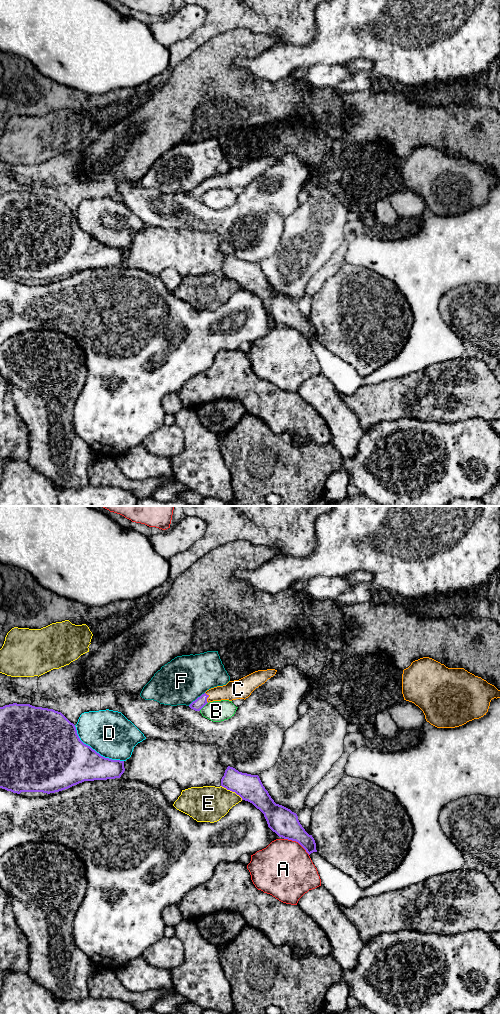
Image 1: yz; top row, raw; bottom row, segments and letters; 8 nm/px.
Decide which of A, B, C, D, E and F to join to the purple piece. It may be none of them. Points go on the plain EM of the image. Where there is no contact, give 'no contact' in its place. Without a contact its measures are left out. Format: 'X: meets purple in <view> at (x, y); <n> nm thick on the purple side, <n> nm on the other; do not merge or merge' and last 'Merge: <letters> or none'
A: meets purple in yz at (297, 329); 220 nm thick on the purple side, 460 nm on the other; do not merge
B: meets purple in yz at (203, 194); 90 nm thick on the purple side, 170 nm on the other; do not merge
C: meets purple in yz at (208, 184); 90 nm thick on the purple side, 160 nm on the other; merge
D: meets purple in yz at (94, 238); 420 nm thick on the purple side, 360 nm on the other; do not merge
E: meets purple in yz at (232, 279); 220 nm thick on the purple side, 280 nm on the other; do not merge
F: meets purple in yz at (197, 186); 90 nm thick on the purple side, 380 nm on the other; do not merge
Merge: C

